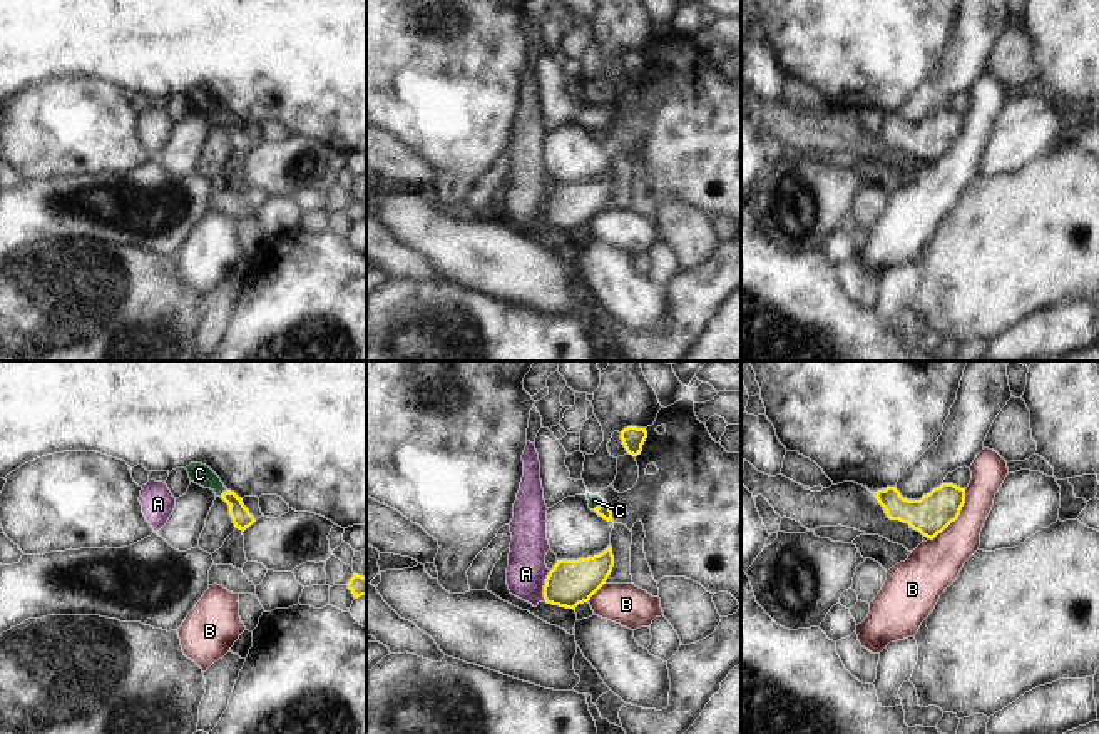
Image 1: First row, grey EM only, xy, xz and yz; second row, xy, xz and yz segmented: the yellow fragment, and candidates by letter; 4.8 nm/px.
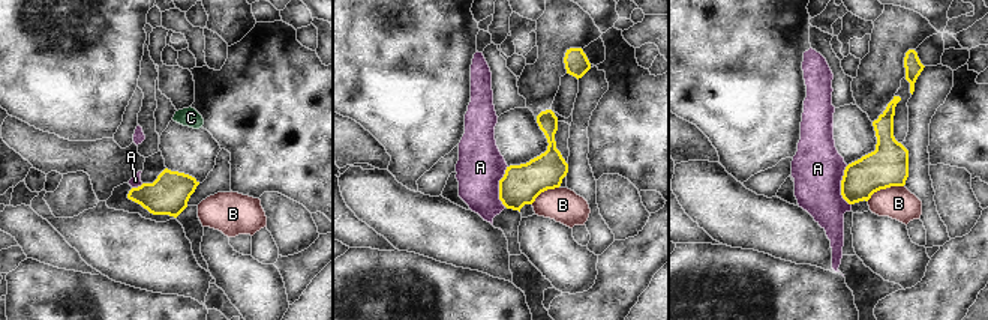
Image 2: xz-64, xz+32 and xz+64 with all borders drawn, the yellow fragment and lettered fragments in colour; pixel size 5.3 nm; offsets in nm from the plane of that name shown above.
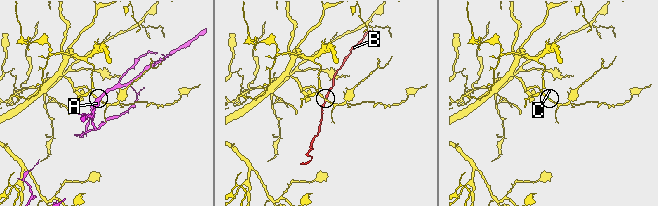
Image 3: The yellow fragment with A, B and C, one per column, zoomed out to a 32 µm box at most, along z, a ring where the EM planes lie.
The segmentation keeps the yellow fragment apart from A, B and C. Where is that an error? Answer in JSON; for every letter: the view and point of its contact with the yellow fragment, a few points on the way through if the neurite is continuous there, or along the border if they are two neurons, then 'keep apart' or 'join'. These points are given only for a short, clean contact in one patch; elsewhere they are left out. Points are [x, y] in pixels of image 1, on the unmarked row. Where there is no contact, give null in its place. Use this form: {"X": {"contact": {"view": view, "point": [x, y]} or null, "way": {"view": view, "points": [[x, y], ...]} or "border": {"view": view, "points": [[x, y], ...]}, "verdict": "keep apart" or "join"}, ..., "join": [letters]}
{"A": {"contact": {"view": "xz", "point": [544, 211]}, "verdict": "keep apart"}, "B": {"contact": {"view": "yz", "point": [957, 142]}, "verdict": "keep apart"}, "C": {"contact": {"view": "xz", "point": [599, 131]}, "way": {"view": "xz", "points": [[603, 136], [599, 131], [594, 126]]}, "verdict": "join"}, "join": ["C"]}

